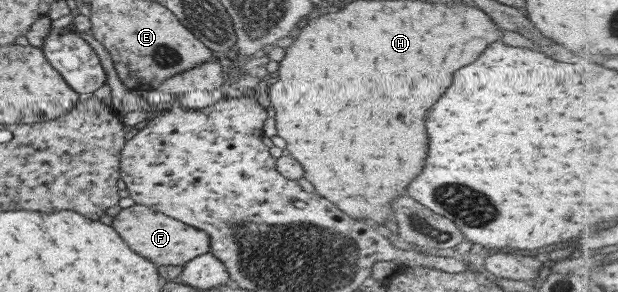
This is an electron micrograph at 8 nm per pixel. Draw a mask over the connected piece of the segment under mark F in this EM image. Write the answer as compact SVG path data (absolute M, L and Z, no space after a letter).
M133 204L121 208L112 217L110 226L117 231L117 235L121 235L121 239L131 247L131 251L157 265L182 266L193 257L207 253L210 248L209 236L204 231L185 225L147 206Z

